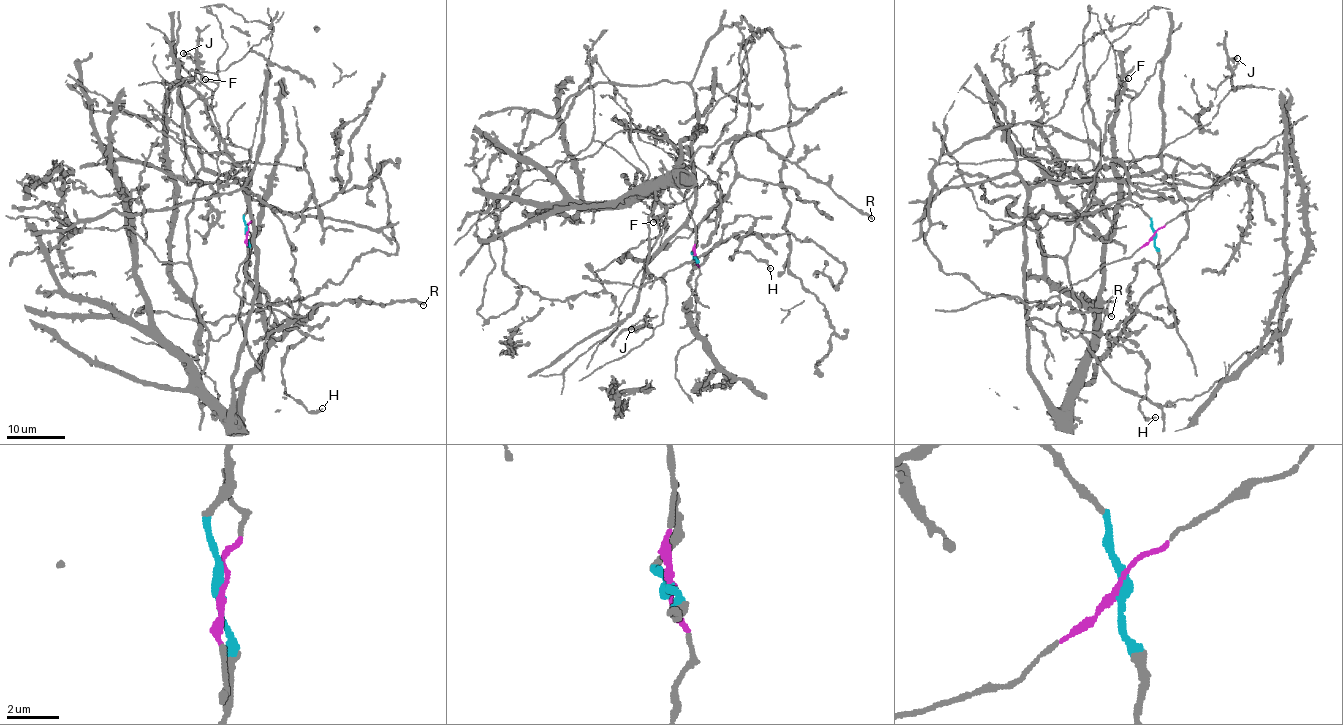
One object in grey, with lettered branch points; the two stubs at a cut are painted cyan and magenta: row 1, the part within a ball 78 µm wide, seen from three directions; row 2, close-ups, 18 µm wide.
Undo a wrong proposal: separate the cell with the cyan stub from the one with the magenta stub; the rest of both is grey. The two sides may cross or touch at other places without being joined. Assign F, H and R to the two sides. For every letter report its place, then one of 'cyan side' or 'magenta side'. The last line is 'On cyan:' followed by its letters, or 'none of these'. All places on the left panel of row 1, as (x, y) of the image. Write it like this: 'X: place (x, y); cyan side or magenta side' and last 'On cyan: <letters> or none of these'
F: place (205, 79); magenta side
H: place (322, 408); cyan side
R: place (423, 305); cyan side
On cyan: H, R

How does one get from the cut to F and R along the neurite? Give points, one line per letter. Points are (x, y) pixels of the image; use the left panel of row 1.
F: (247, 231), (241, 309), (217, 339), (197, 311), (188, 252), (194, 195), (217, 179), (217, 85), (204, 79)
R: (247, 231), (238, 183), (245, 190), (248, 178), (282, 223), (304, 306), (423, 305)

